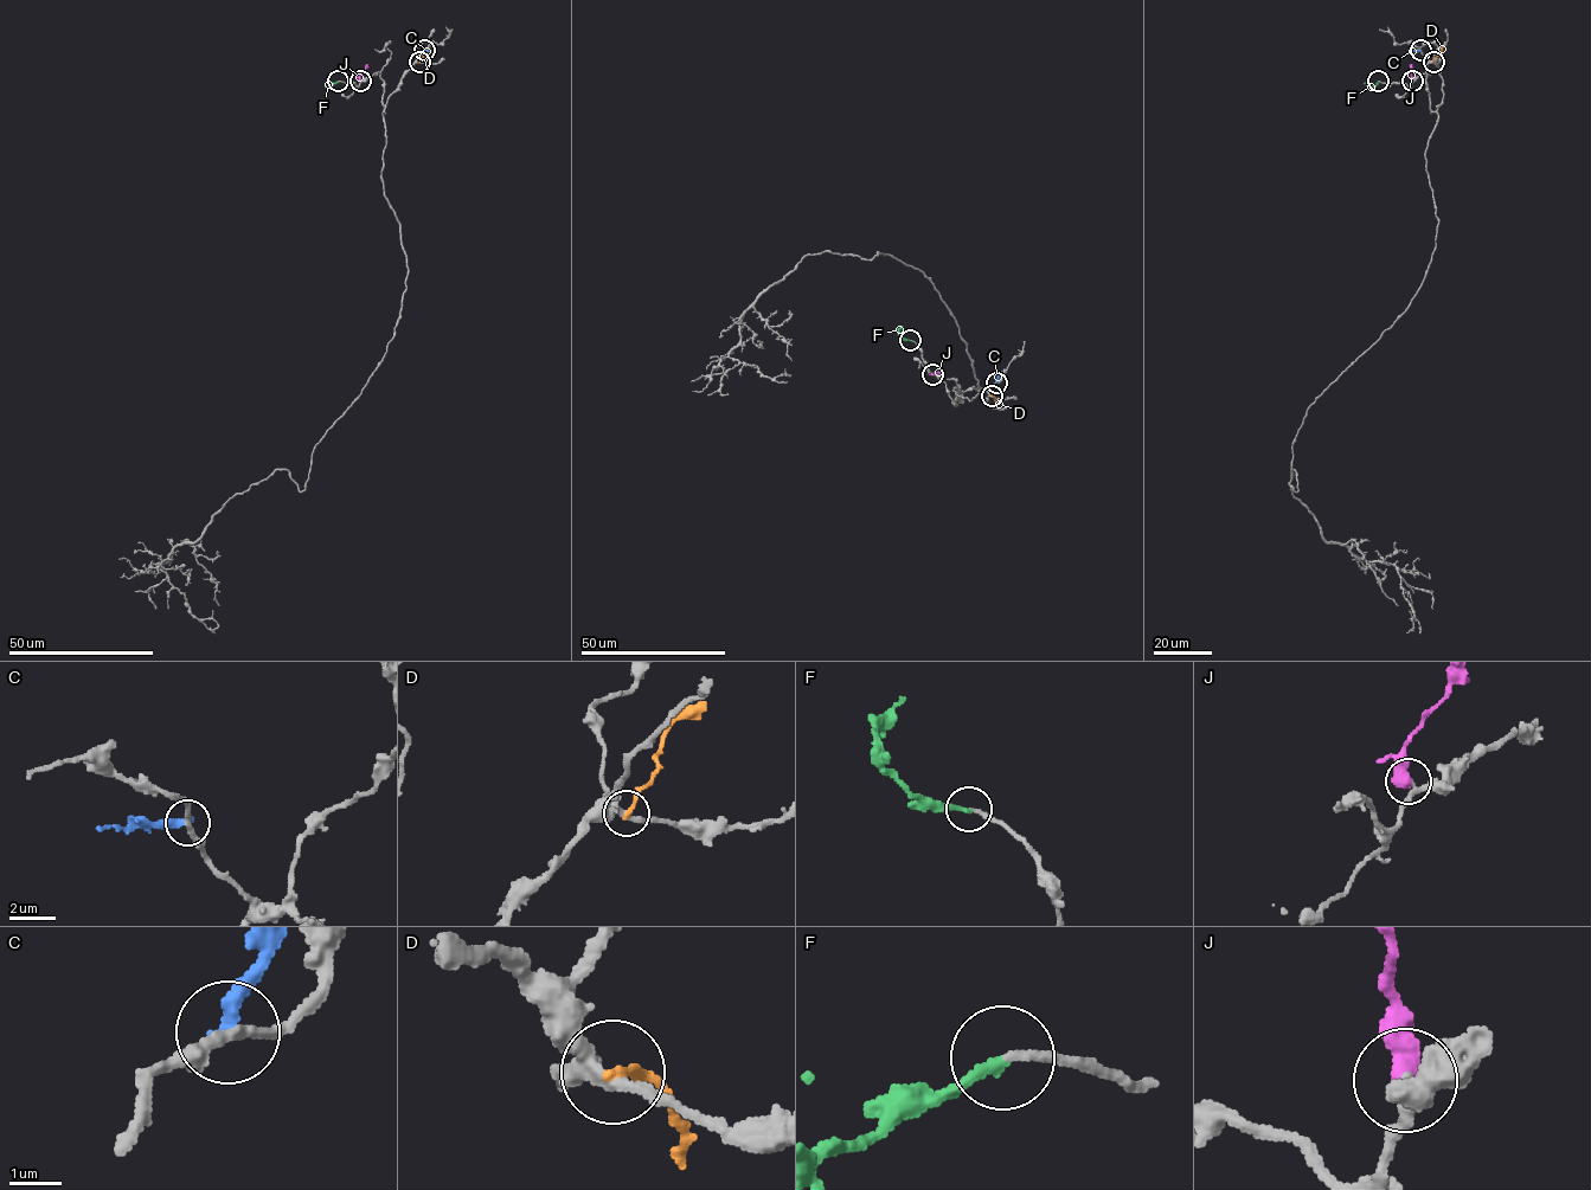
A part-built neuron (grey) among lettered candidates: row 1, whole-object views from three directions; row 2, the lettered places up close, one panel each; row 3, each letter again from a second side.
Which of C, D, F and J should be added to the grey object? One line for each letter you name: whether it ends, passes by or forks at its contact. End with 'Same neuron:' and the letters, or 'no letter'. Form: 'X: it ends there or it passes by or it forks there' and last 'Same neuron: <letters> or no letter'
F: it ends there
Same neuron: F

